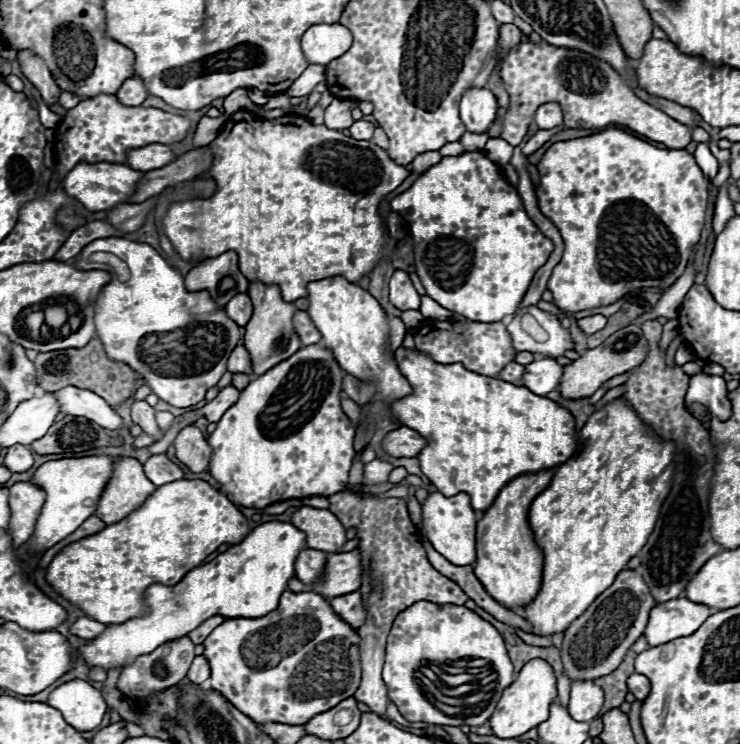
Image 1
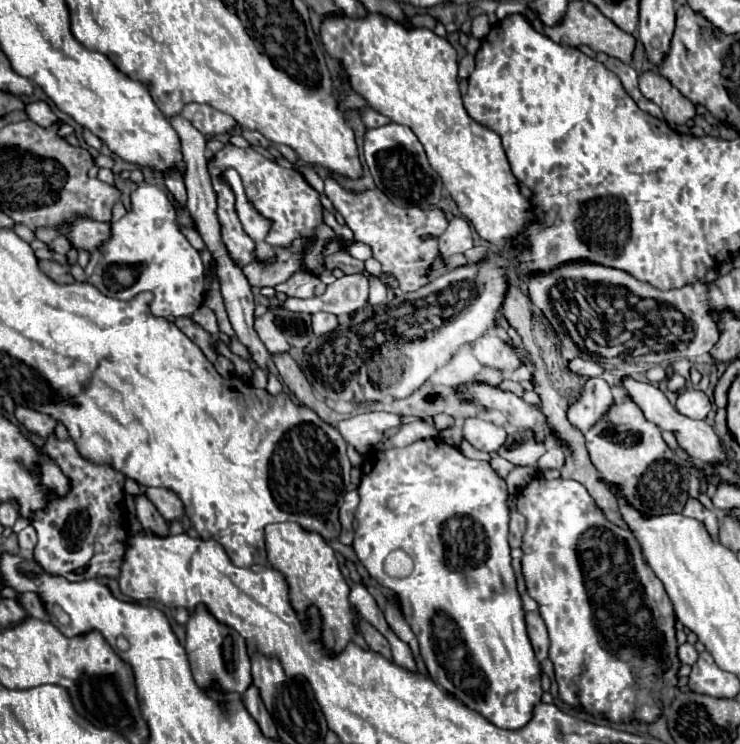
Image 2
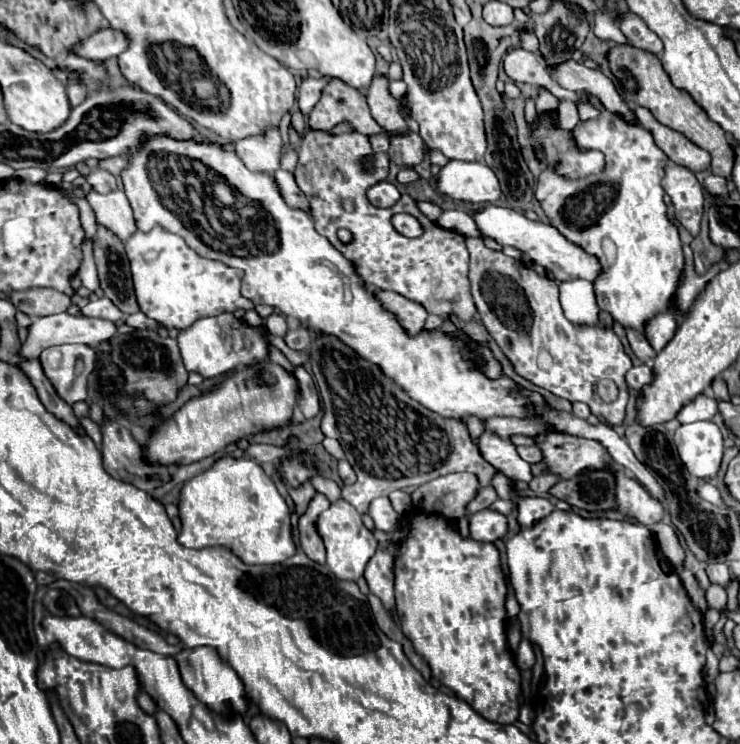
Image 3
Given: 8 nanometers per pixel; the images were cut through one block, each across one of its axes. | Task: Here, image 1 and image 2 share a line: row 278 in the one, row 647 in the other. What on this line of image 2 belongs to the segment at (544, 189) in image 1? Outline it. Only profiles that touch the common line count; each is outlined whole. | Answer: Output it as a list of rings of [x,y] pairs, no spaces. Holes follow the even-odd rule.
[[[534,476],[522,488],[522,492],[518,494],[516,502],[518,502],[518,512],[522,512],[526,516],[526,520],[528,520],[528,528],[524,532],[524,540],[522,540],[522,546],[520,546],[522,552],[524,552],[522,554],[522,574],[524,574],[524,580],[526,580],[526,590],[538,602],[540,616],[542,616],[546,628],[548,628],[548,636],[550,636],[548,658],[554,664],[556,684],[558,684],[562,700],[566,704],[582,704],[584,710],[590,712],[592,716],[608,718],[612,722],[626,722],[626,720],[654,722],[662,714],[662,710],[666,706],[670,706],[670,702],[674,698],[676,672],[680,668],[680,660],[676,656],[678,642],[676,642],[676,630],[674,630],[674,608],[672,608],[672,602],[670,602],[662,582],[656,578],[656,574],[652,572],[652,568],[644,560],[636,536],[630,530],[622,530],[622,528],[614,526],[612,522],[608,522],[606,516],[602,514],[602,510],[594,504],[594,498],[576,480],[564,480],[564,478],[546,480],[544,476]]]

